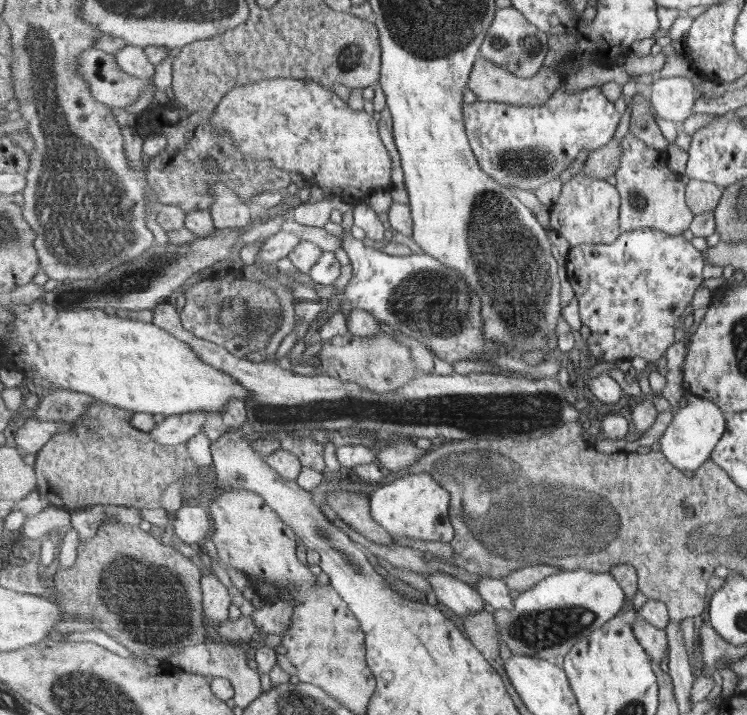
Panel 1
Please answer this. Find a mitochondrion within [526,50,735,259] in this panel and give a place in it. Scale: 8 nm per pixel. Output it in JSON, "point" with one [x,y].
{"point":[637,198]}

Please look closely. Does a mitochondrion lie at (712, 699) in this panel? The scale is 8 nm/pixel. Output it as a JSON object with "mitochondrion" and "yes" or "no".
{"mitochondrion":"no"}

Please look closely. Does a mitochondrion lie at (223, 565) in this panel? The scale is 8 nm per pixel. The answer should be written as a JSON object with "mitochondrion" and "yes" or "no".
{"mitochondrion":"no"}

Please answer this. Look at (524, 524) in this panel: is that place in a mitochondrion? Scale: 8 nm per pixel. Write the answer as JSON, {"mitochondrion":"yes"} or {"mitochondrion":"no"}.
{"mitochondrion":"yes"}

